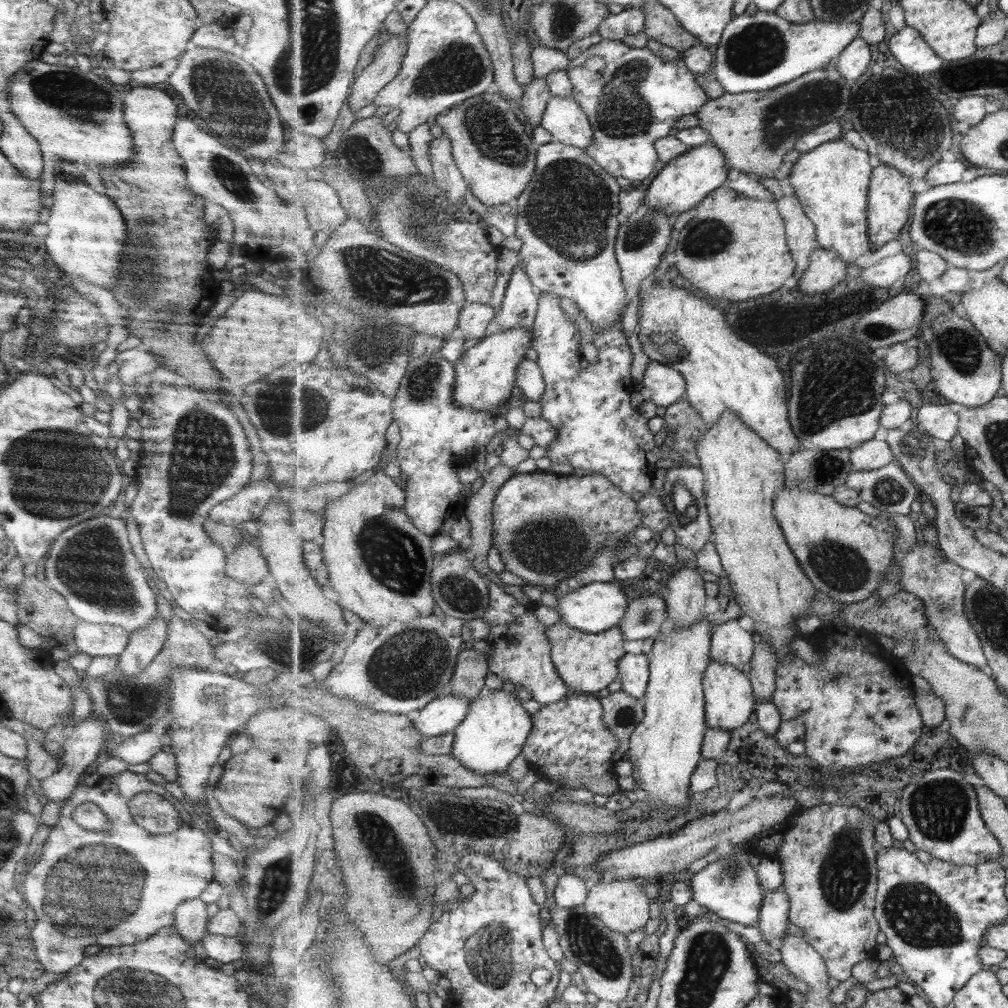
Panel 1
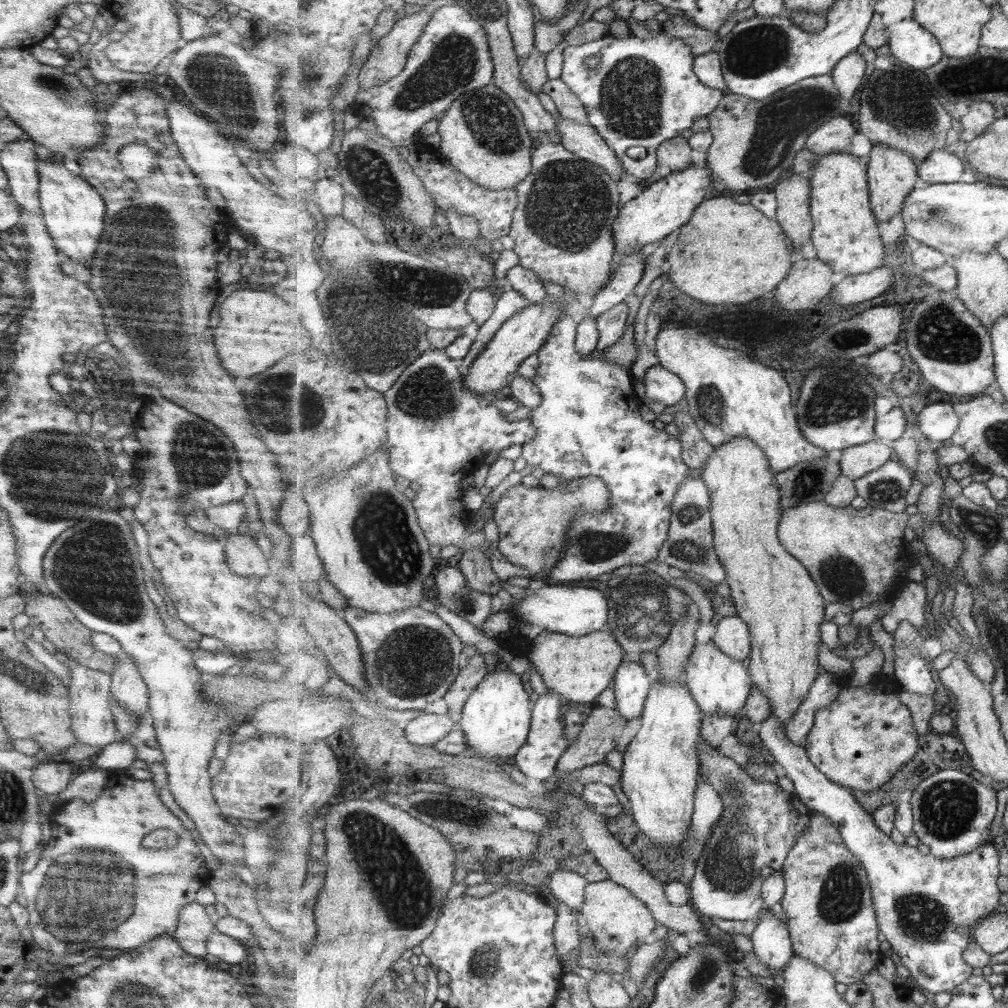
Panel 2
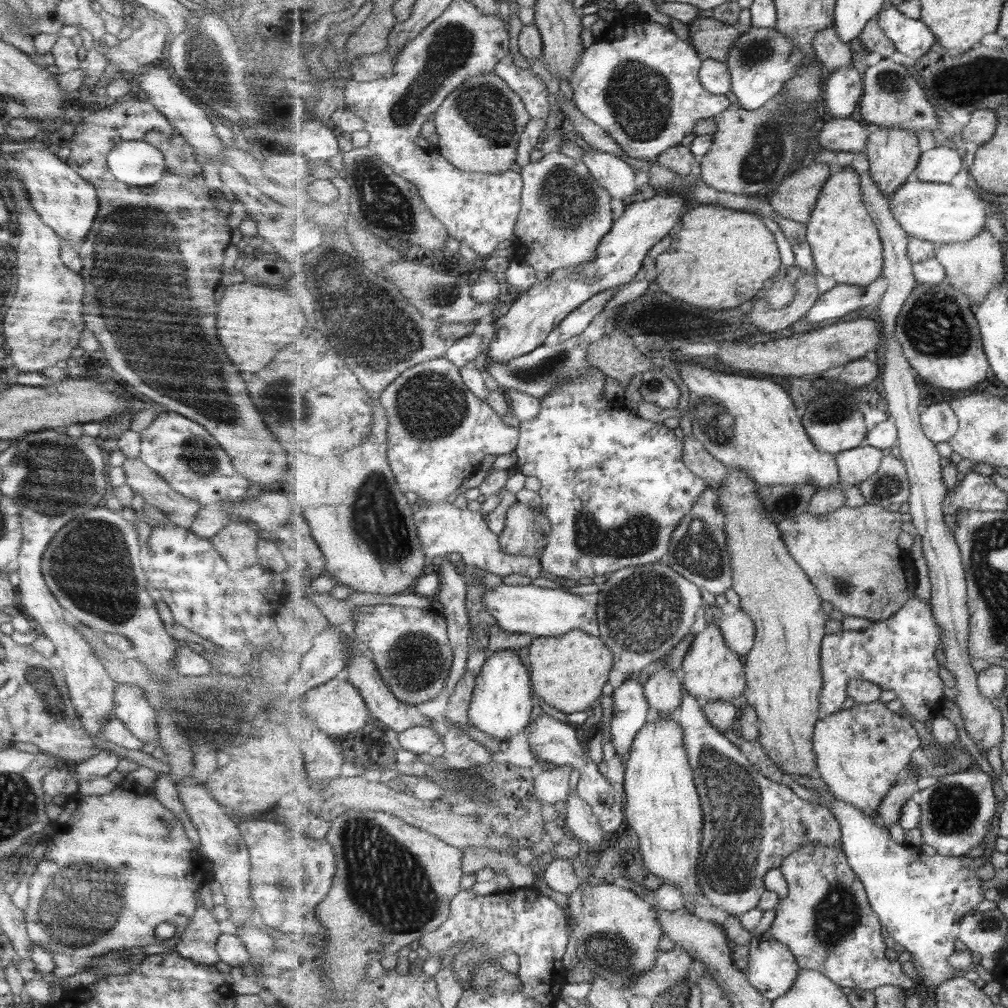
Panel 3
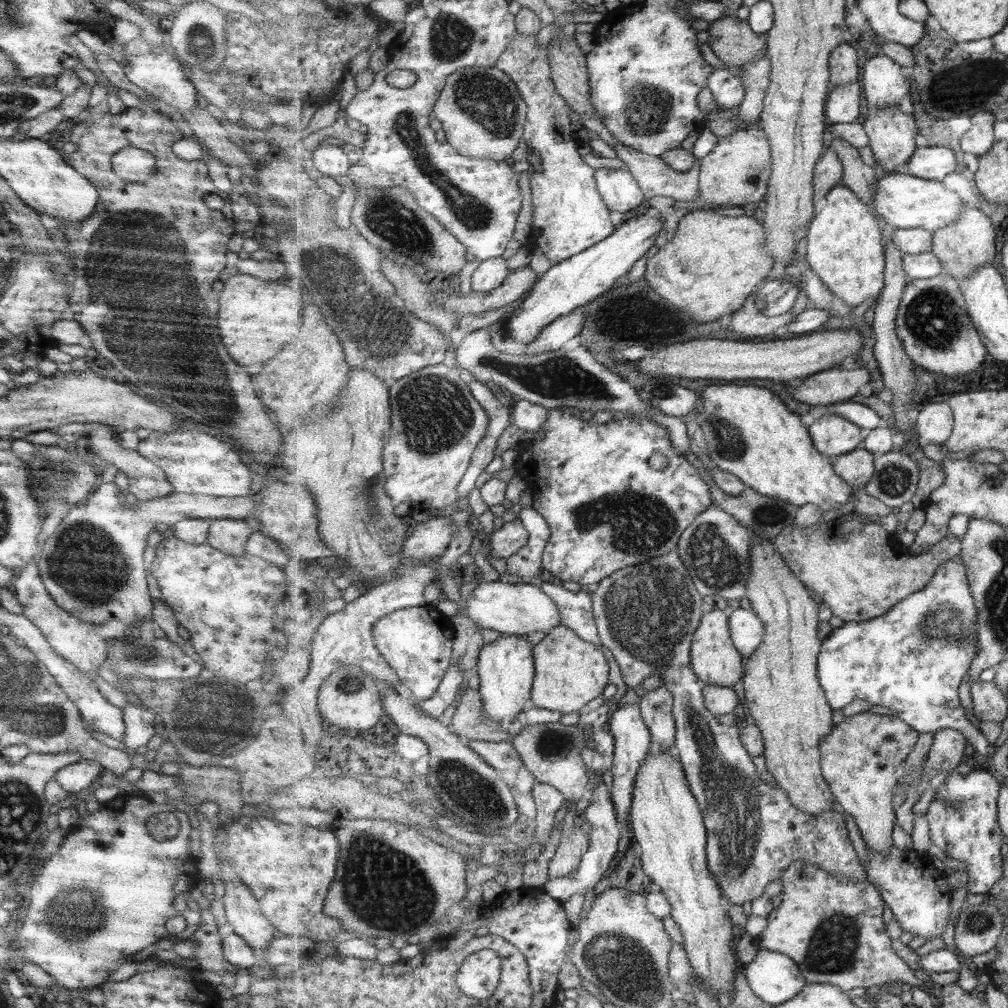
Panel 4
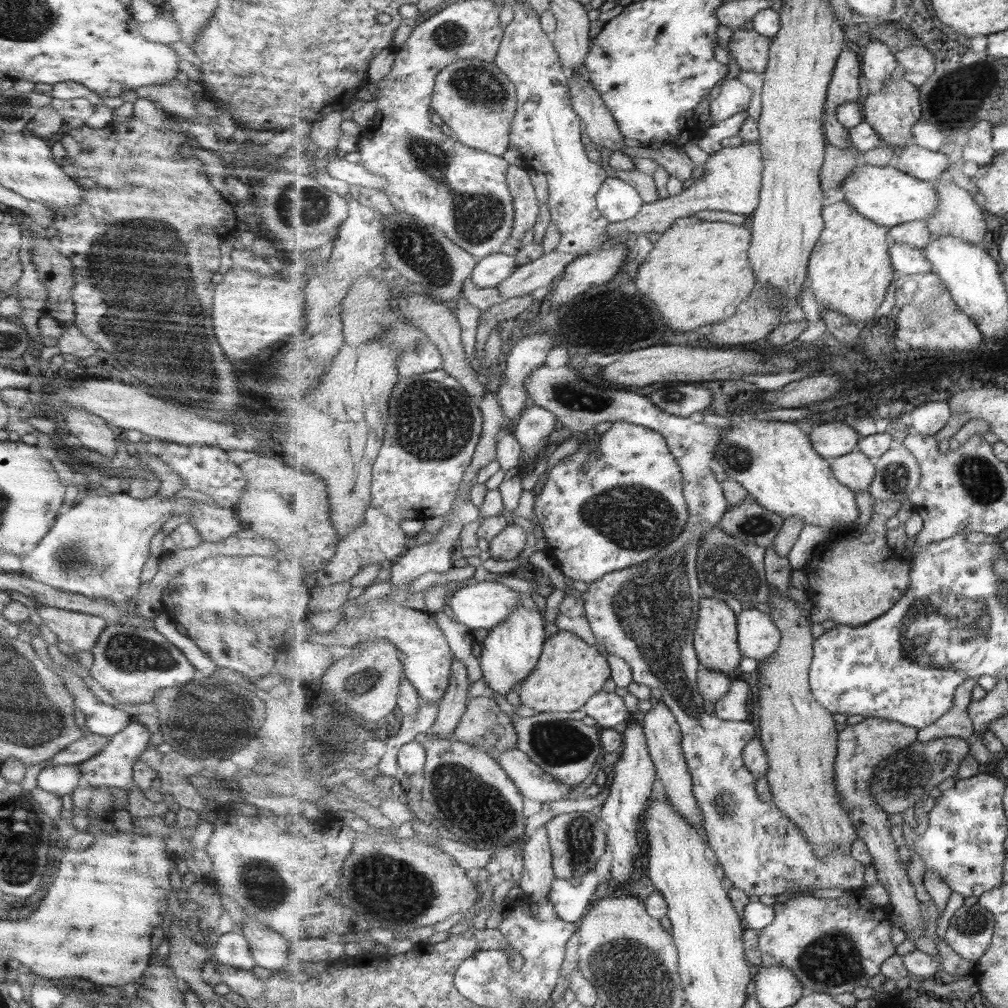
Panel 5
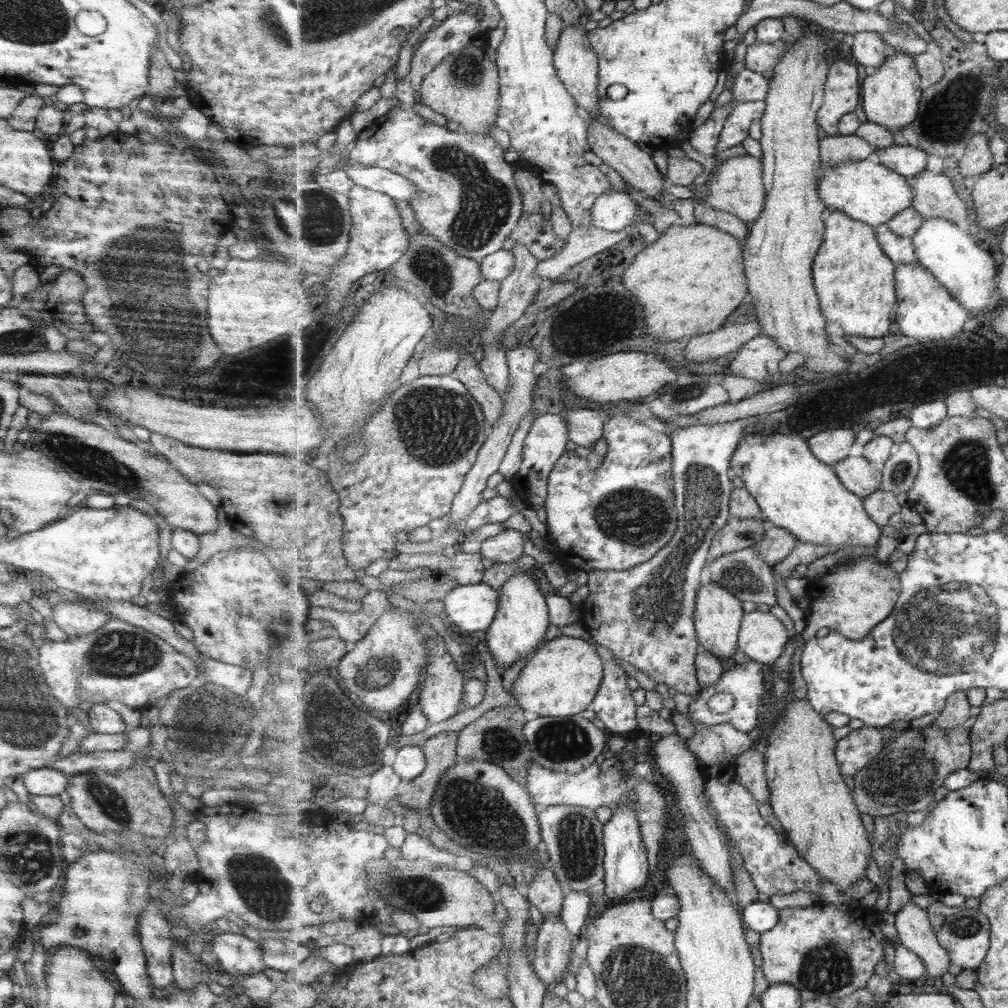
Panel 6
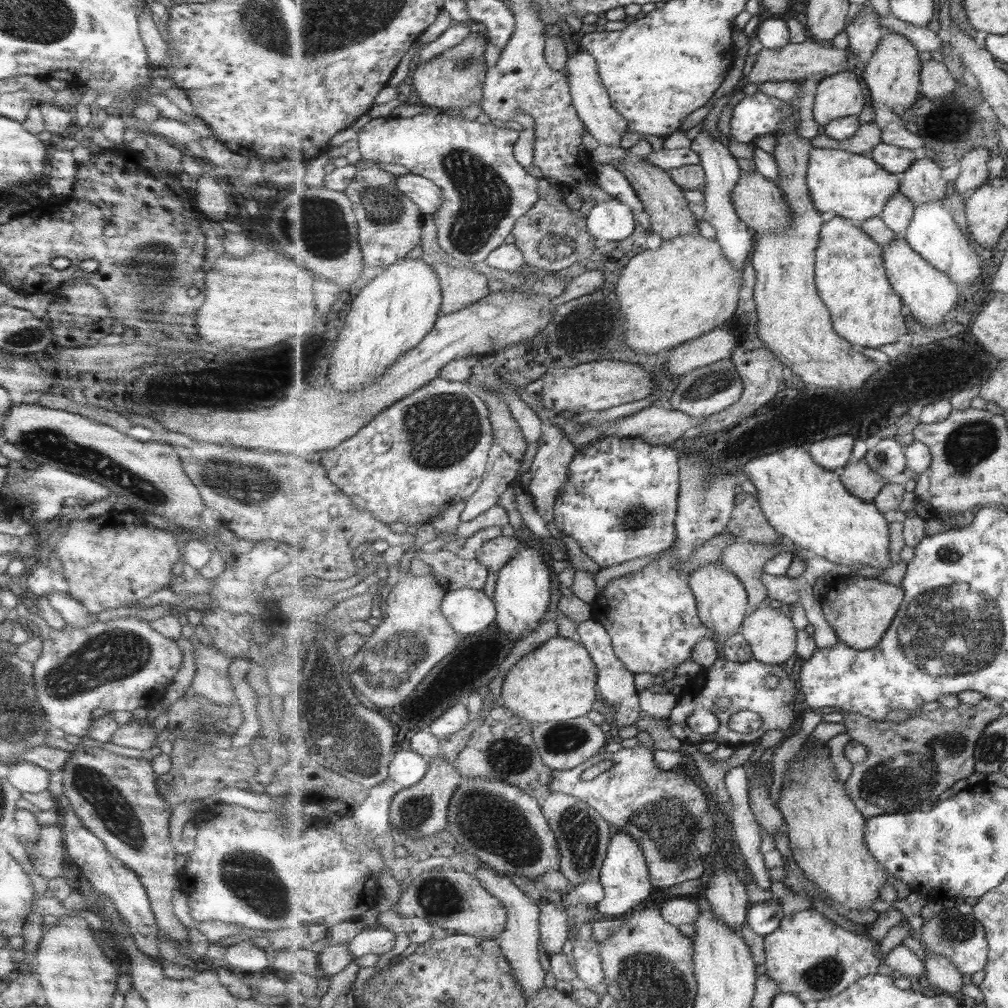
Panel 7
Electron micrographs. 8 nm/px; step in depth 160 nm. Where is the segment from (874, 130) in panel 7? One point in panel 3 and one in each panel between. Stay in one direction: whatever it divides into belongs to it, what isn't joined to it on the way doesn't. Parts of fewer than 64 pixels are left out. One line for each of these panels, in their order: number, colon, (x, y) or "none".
3: (798, 194)
4: (829, 173)
5: (840, 163)
6: (833, 149)

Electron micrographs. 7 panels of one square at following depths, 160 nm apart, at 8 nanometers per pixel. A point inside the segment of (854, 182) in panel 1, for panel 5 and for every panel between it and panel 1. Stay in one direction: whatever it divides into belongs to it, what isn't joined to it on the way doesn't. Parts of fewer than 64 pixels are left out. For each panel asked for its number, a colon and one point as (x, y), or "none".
2: (846, 234)
3: (847, 247)
4: (845, 248)
5: (850, 270)

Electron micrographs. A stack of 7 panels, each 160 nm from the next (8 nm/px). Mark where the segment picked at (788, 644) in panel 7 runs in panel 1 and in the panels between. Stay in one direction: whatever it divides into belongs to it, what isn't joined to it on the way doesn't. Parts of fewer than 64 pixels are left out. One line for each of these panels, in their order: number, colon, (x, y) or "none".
1: (731, 643)
2: (733, 635)
3: (739, 630)
4: (747, 627)
5: (758, 635)
6: (763, 637)

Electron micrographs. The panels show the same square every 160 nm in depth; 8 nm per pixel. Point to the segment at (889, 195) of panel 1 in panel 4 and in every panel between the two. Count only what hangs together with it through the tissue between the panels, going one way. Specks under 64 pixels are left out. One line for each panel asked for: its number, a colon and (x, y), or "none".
2: (892, 174)
3: (893, 153)
4: (892, 133)

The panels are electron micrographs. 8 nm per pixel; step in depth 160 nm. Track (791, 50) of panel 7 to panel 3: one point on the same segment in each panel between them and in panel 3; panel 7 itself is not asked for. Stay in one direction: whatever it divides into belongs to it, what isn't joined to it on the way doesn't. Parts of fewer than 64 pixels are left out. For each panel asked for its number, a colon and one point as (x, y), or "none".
3: (712, 39)
4: (732, 39)
5: (751, 50)
6: (762, 57)

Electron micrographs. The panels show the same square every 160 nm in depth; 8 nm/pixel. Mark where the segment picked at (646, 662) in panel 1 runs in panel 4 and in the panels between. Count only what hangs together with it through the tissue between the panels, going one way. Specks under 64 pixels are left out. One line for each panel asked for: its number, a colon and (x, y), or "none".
2: (632, 685)
3: (631, 708)
4: (632, 739)

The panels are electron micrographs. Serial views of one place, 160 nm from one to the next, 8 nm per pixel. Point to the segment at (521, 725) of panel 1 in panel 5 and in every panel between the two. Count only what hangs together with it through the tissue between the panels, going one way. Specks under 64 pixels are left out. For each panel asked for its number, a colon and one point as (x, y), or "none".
2: (497, 718)
3: (502, 705)
4: (507, 669)
5: (510, 652)

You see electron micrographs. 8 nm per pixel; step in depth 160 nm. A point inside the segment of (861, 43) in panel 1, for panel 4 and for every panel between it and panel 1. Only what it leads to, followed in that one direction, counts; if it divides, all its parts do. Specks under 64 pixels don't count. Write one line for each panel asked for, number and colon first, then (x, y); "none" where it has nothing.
2: (848, 75)
3: (844, 88)
4: (844, 101)

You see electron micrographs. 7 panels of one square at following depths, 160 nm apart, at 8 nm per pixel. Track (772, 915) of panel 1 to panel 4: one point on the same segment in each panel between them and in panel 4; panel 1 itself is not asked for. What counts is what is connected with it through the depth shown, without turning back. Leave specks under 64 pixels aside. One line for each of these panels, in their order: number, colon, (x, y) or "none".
2: (772, 944)
3: (773, 969)
4: (776, 978)

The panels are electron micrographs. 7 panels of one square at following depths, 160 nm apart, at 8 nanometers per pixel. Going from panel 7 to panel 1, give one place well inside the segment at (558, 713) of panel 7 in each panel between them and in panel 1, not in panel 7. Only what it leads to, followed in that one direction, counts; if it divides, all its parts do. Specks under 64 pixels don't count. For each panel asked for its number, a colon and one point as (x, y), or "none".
1: (587, 662)
2: (579, 668)
3: (569, 672)
4: (571, 674)
5: (570, 671)
6: (563, 677)

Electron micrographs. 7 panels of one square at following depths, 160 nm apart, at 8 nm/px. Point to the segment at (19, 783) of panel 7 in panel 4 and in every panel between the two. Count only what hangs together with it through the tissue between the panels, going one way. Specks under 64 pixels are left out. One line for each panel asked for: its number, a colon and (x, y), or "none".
4: (78, 775)
5: (58, 779)
6: (45, 781)

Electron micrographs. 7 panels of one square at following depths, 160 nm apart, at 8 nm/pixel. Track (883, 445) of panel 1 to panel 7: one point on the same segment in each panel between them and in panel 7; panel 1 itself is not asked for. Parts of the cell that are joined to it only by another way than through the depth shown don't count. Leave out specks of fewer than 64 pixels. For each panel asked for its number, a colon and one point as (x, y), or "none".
2: (857, 461)
3: (857, 465)
4: (857, 468)
5: (856, 470)
6: (857, 473)
7: (860, 478)

